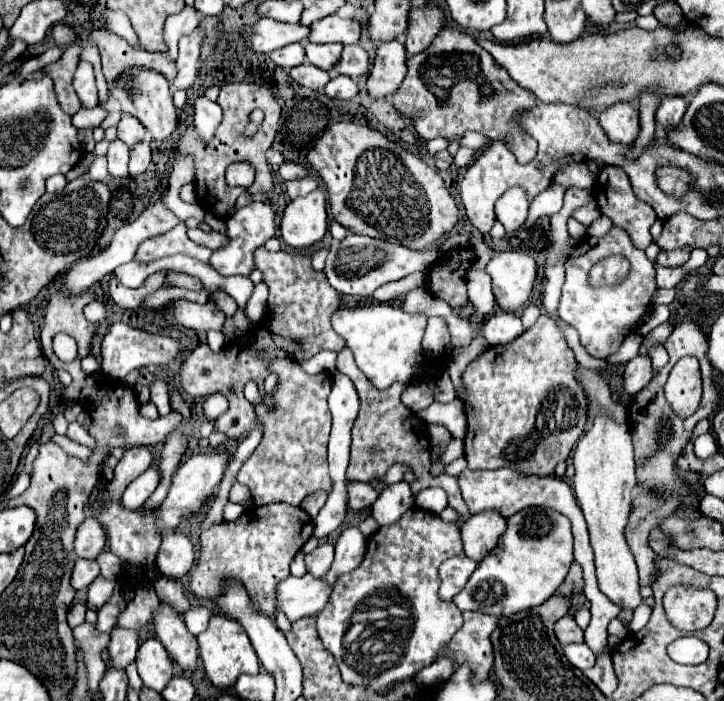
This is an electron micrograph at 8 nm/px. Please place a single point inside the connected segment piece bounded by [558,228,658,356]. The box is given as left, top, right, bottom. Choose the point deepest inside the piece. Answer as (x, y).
(599, 314)

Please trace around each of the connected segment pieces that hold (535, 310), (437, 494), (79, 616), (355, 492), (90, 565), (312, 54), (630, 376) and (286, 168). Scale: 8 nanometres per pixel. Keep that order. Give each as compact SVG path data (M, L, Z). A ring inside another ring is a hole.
M528 304L522 312L522 324L524 324L524 330L528 330L530 326L534 326L534 322L538 320L540 316L540 308L536 304Z
M426 488L418 494L418 506L428 512L440 514L440 510L444 510L446 504L448 504L448 496L442 488Z
M84 602L74 604L74 606L70 608L70 612L68 612L68 624L70 624L72 628L76 628L80 622L84 622L84 614L86 614L86 610L88 610L88 606L86 606Z
M348 482L348 494L352 510L370 508L372 502L376 502L378 498L378 492L372 486L364 486L362 482Z
M78 560L74 564L70 584L72 584L74 590L84 590L84 588L88 588L94 582L94 578L98 574L100 574L100 568L96 566L94 560Z
M306 44L304 48L310 64L322 70L332 70L332 66L336 64L336 58L340 58L342 44Z
M636 356L632 358L622 374L622 388L624 392L630 394L638 394L652 378L652 362L648 356ZM628 386L632 386L632 390L628 390Z
M288 162L288 164L282 164L280 166L280 170L278 170L278 174L282 176L282 180L295 180L308 176L308 170L304 168L304 166L300 166L300 164L292 164L292 162Z

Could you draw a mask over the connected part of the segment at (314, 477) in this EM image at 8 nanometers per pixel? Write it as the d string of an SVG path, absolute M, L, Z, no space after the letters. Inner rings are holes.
M274 358L270 372L278 376L278 388L274 394L276 412L264 422L264 438L240 468L236 480L252 490L256 504L288 502L300 506L308 494L330 490L326 460L328 434L332 428L332 414L328 410L330 376L326 372L308 376L290 358Z

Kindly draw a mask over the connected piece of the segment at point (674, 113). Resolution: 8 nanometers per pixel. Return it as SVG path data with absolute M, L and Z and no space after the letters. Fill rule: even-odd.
M664 98L656 110L656 126L660 130L660 136L666 136L668 130L676 128L682 122L682 116L686 112L686 100L684 98Z

